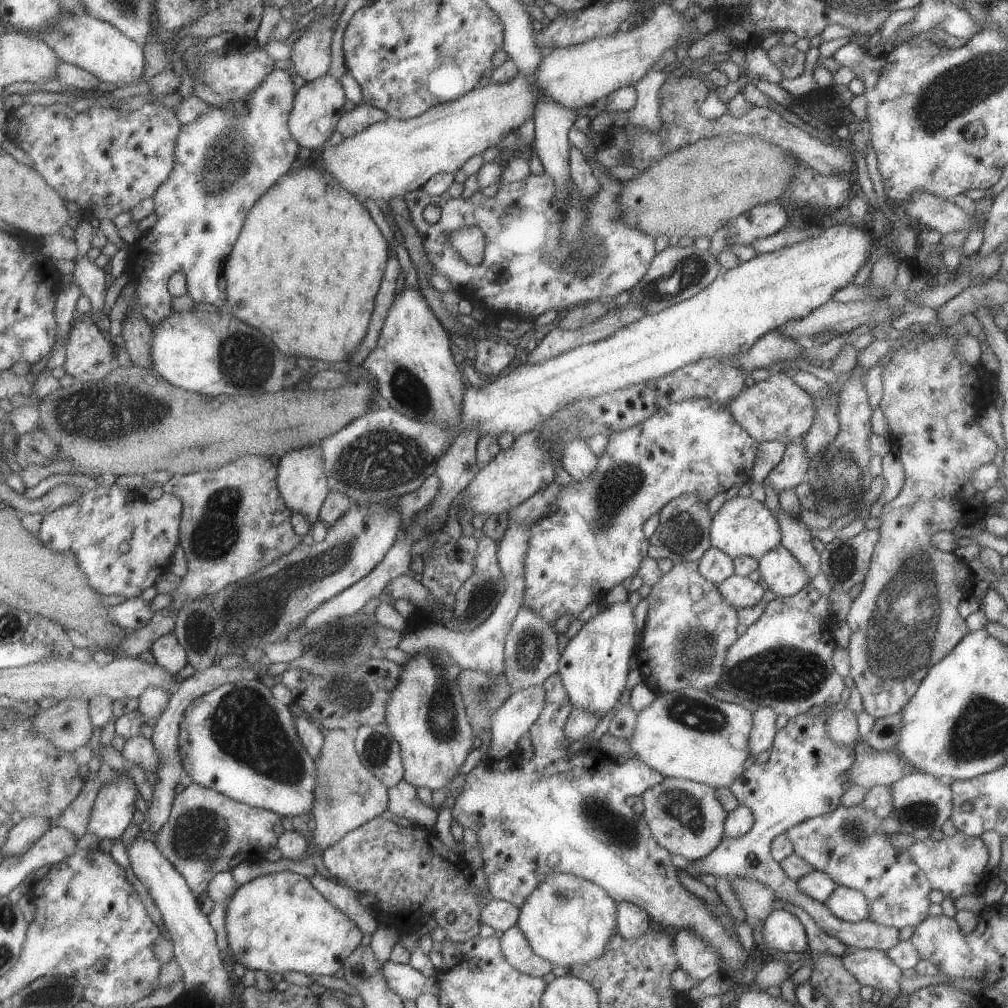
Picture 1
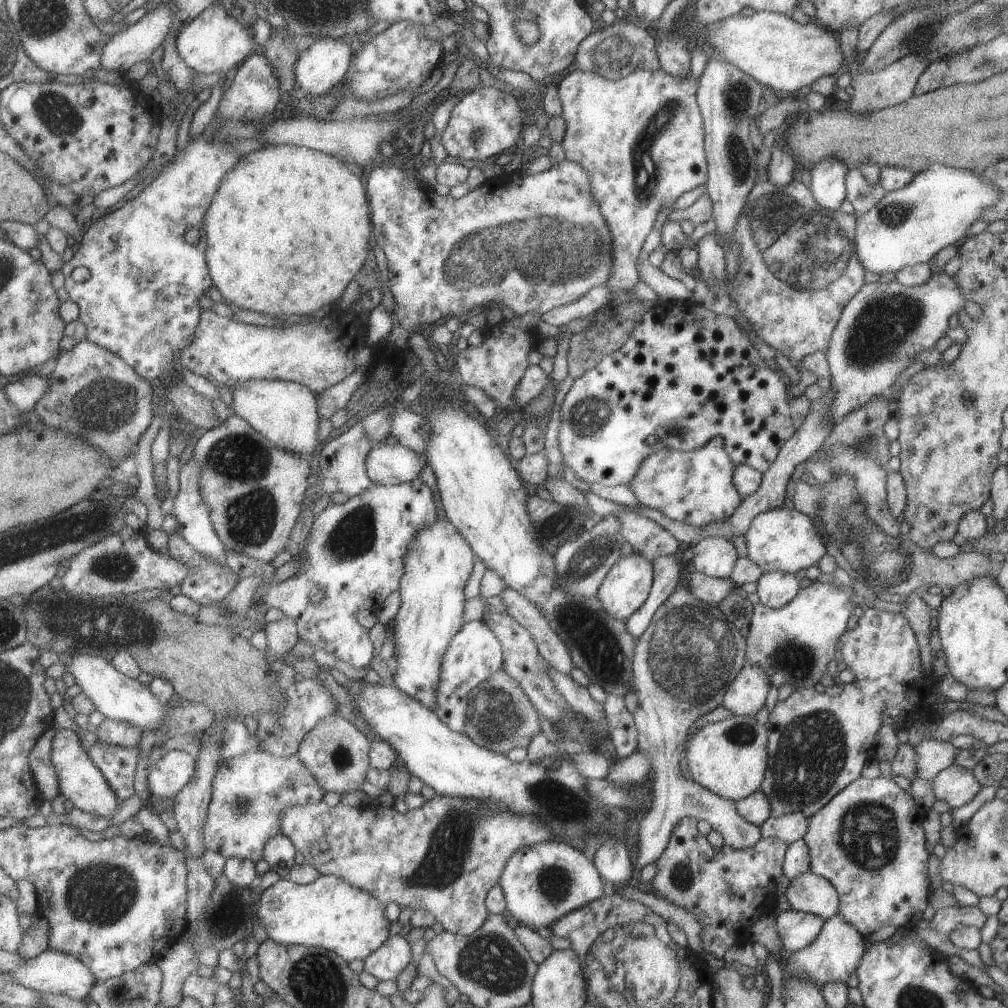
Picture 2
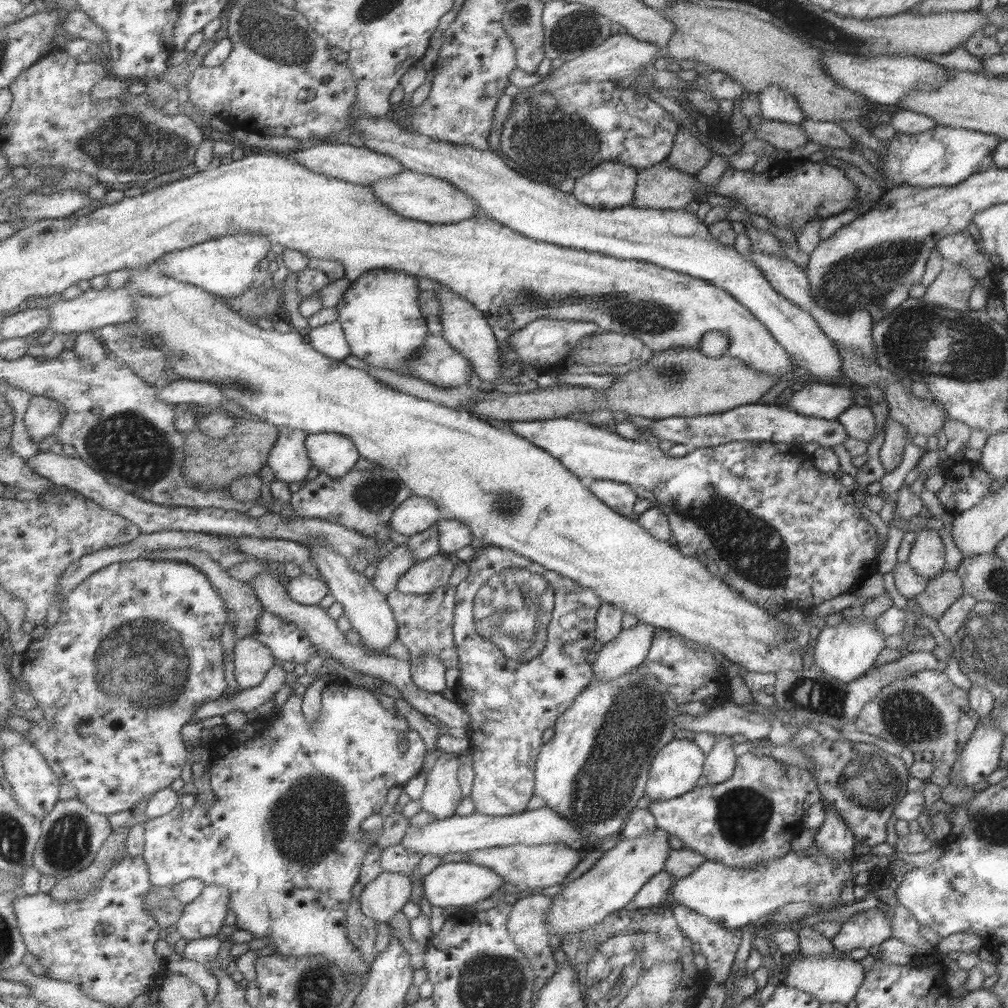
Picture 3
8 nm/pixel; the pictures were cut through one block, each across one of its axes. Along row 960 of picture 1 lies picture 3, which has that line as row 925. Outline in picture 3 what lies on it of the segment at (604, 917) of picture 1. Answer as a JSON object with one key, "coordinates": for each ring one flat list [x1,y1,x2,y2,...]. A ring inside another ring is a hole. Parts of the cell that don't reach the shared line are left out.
{"coordinates":[[655,829,650,833,636,837,620,838,609,850,602,852,602,856,583,873,579,878,565,884,565,888,553,898,553,906,548,916,550,924,550,936,558,934,563,939,565,935,581,932,592,924,599,923,610,912,628,907,635,899,640,888,652,878,654,874,664,869,664,862,669,854,668,832,663,829]]}

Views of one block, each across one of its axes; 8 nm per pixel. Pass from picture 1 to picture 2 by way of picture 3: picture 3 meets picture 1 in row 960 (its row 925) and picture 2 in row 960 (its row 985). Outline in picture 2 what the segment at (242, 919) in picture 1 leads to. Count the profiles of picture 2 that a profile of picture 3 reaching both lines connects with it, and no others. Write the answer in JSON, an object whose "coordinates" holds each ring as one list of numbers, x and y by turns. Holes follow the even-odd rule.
{"coordinates":[[321,875,315,882,306,885,295,884,291,879,279,879,274,885,265,889,256,907,256,919,264,927,268,938,279,944,297,944,325,948,338,952,345,960,364,961,373,952,388,942,391,922,385,916,385,904,371,892,353,886,350,882,335,875]]}

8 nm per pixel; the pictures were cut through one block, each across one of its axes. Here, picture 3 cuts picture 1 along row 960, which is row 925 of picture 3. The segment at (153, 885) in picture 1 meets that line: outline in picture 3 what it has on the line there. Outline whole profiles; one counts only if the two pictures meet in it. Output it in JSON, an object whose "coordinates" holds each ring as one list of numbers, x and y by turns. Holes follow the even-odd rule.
{"coordinates":[[206,885,201,896,185,906,178,922,178,932,182,938,197,940,223,932,223,922,230,910,231,893,231,889,225,885]]}

